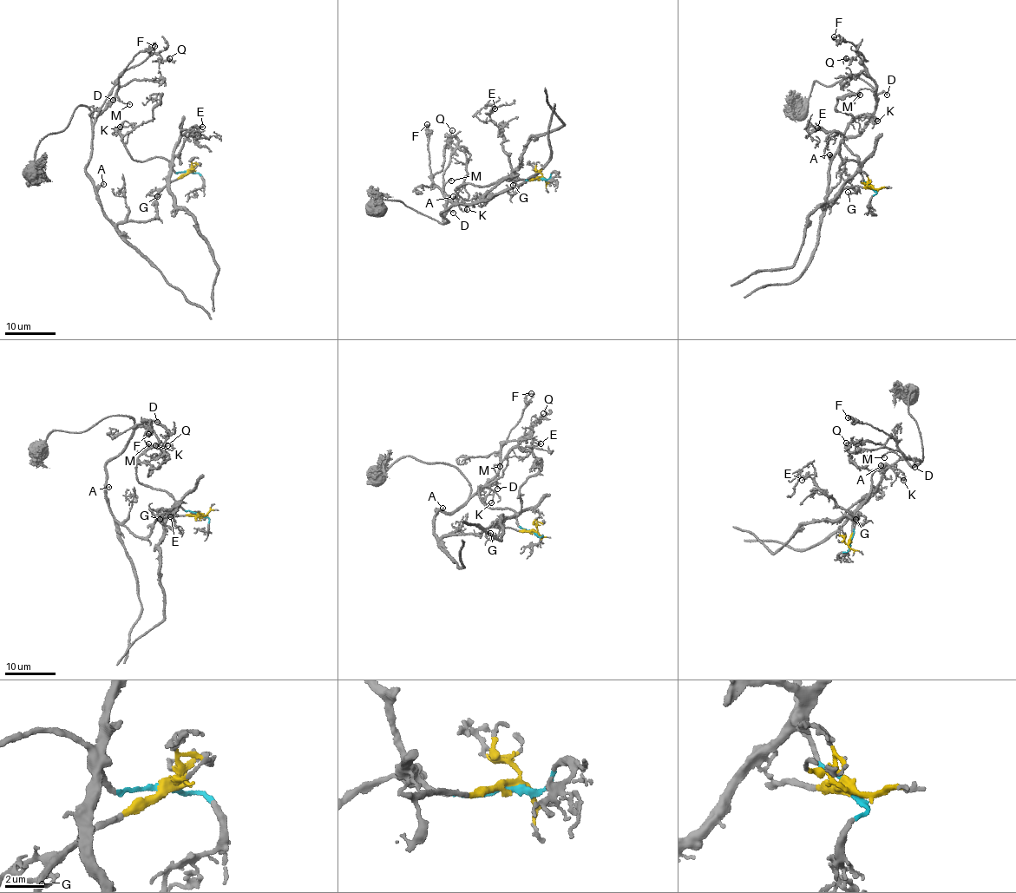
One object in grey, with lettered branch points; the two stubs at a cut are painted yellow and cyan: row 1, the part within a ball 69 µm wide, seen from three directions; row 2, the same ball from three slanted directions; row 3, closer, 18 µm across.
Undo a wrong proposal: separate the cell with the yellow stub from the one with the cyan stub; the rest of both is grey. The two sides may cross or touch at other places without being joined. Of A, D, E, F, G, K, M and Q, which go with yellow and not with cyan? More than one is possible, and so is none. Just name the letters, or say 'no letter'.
A, D, F, G, M, Q

